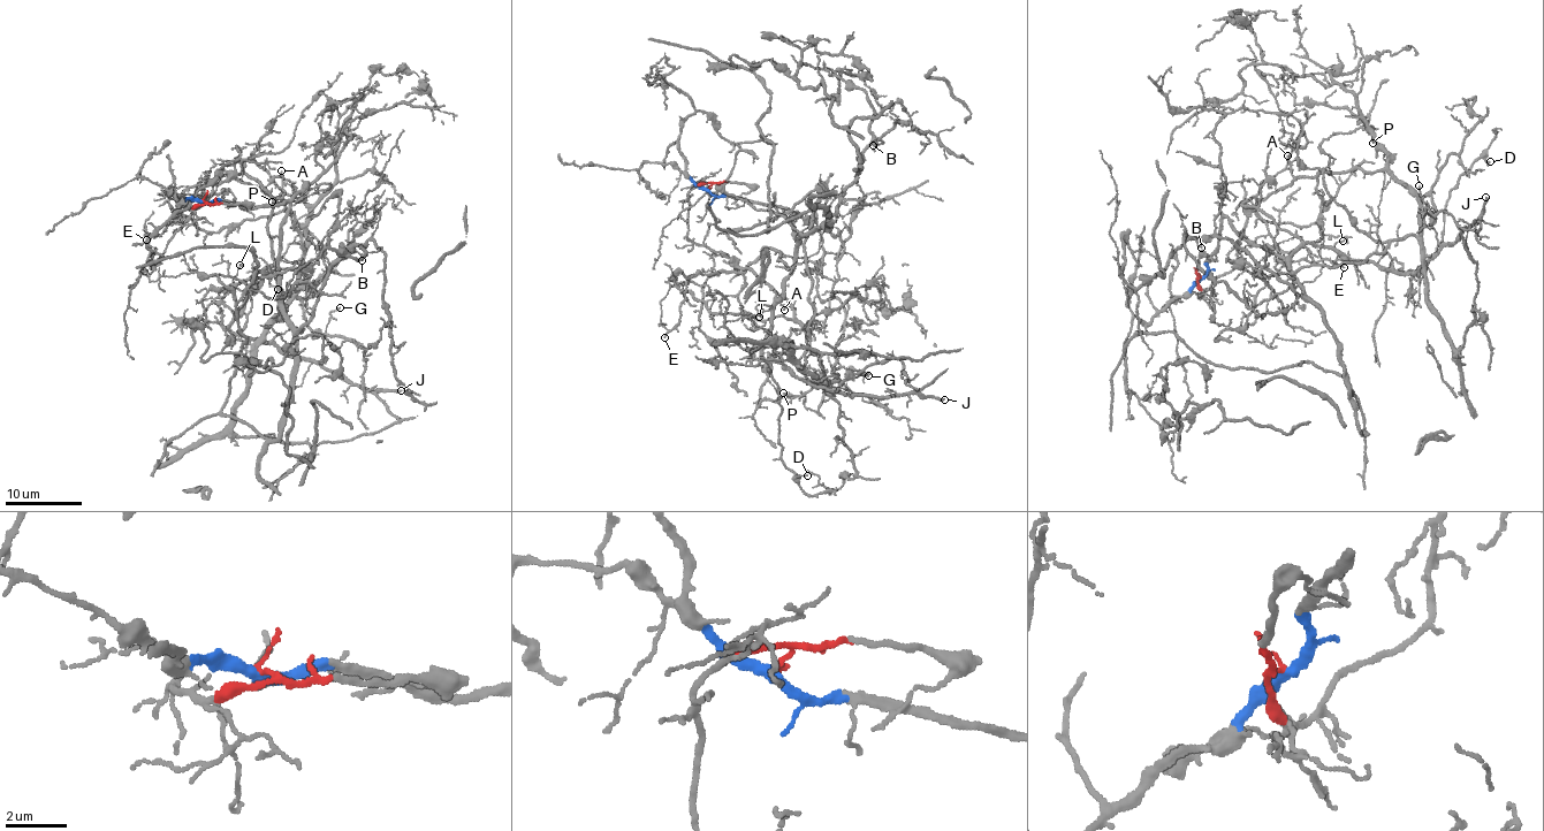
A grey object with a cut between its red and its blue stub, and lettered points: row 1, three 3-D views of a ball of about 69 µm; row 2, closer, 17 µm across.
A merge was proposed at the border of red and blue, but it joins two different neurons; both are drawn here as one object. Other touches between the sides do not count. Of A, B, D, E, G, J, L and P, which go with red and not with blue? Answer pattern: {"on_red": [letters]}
{"on_red": ["A", "G", "P"]}

